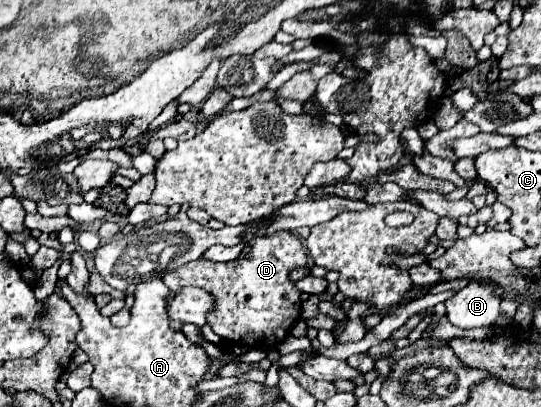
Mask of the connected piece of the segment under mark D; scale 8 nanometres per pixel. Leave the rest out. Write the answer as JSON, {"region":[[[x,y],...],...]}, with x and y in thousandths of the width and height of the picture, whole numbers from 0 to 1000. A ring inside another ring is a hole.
{"region":[[[514,568],[495,582],[466,587],[440,636],[421,646],[355,641],[299,681],[327,720],[336,705],[373,705],[399,730],[399,759],[384,774],[384,799],[399,823],[455,853],[495,857],[525,838],[558,769],[551,705],[536,686],[536,666],[566,651],[566,612],[536,568]]]}

